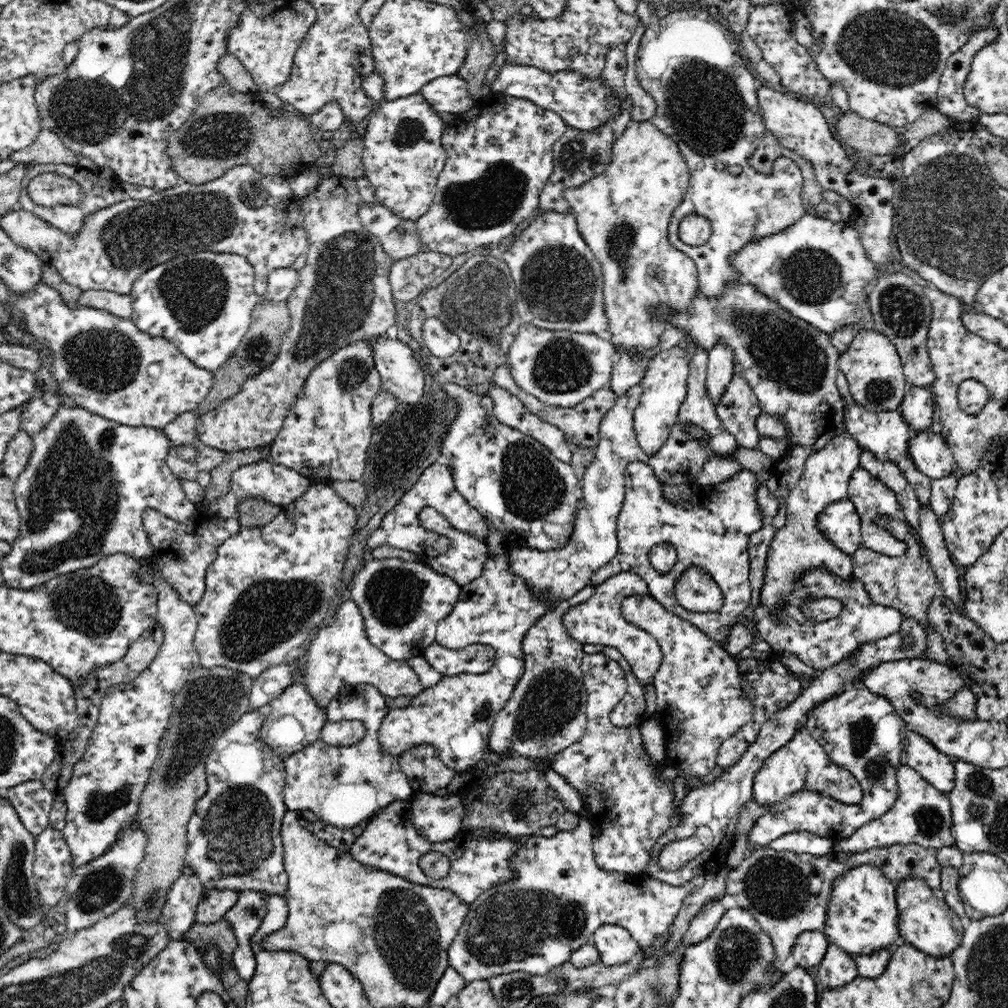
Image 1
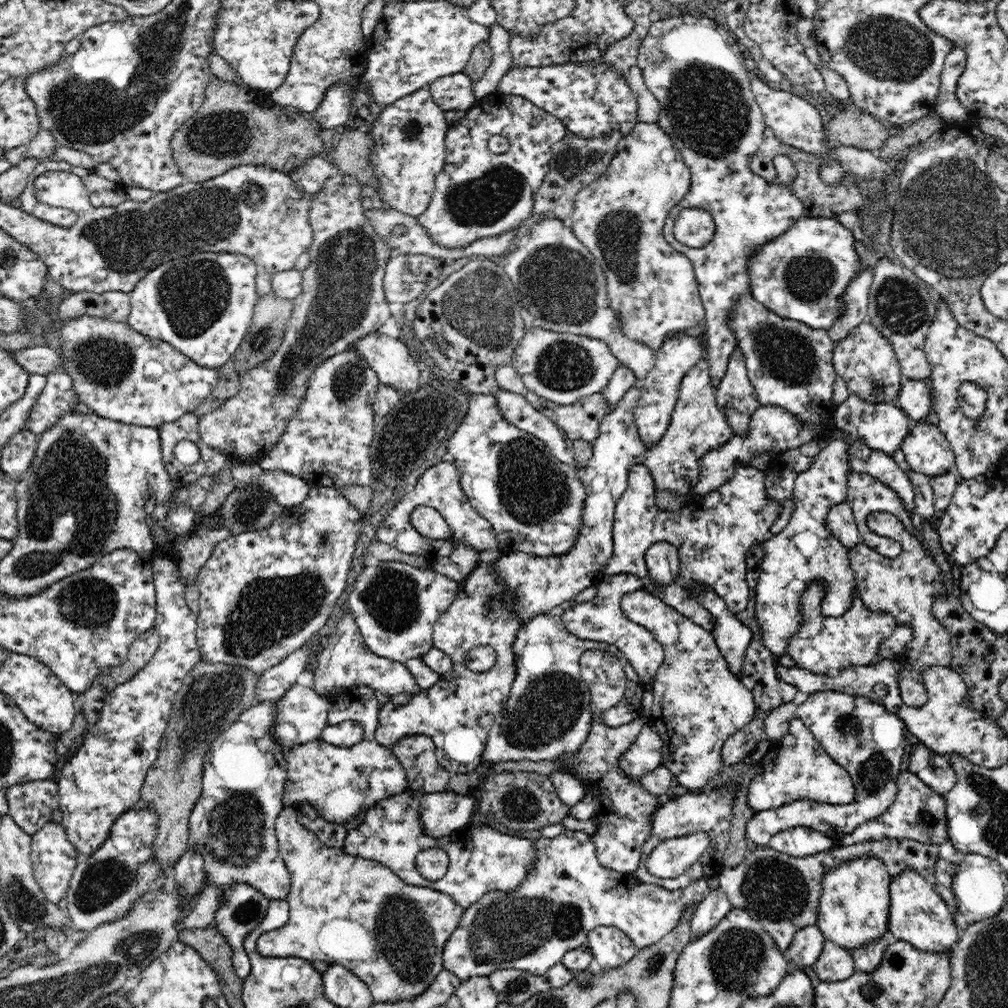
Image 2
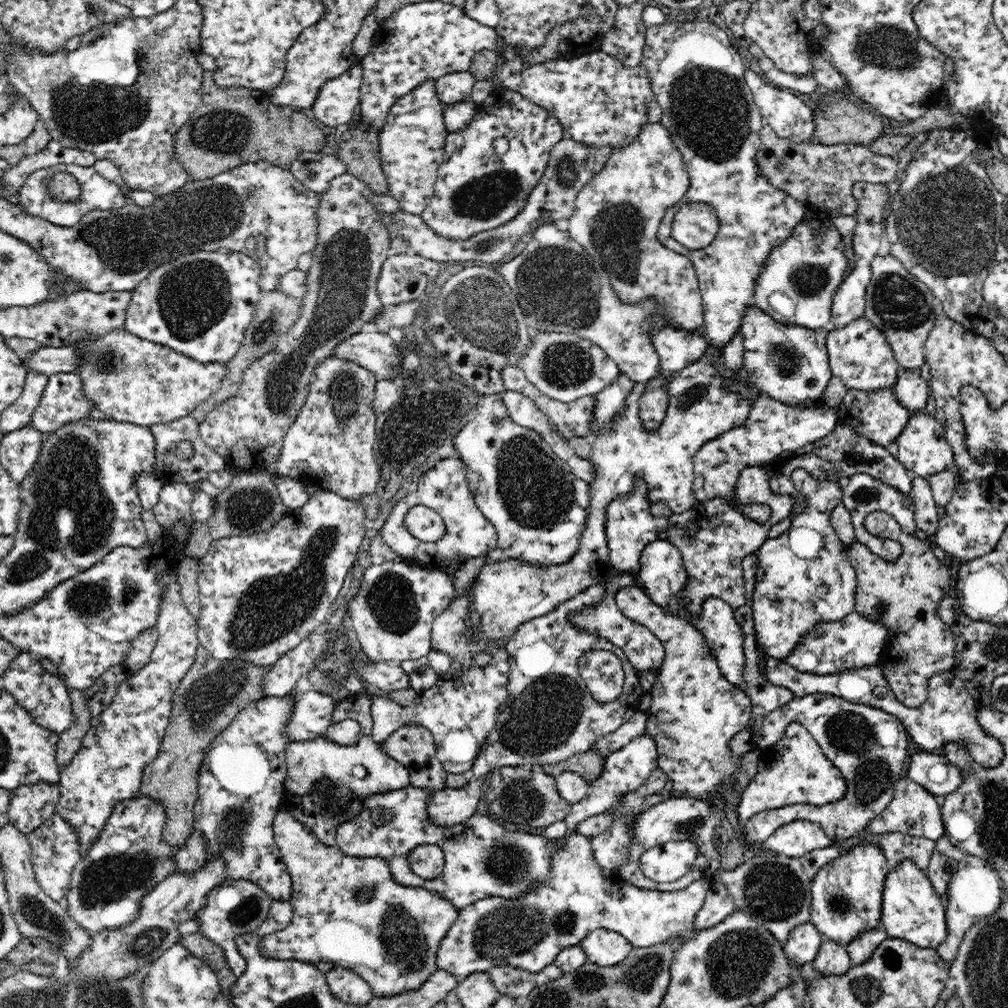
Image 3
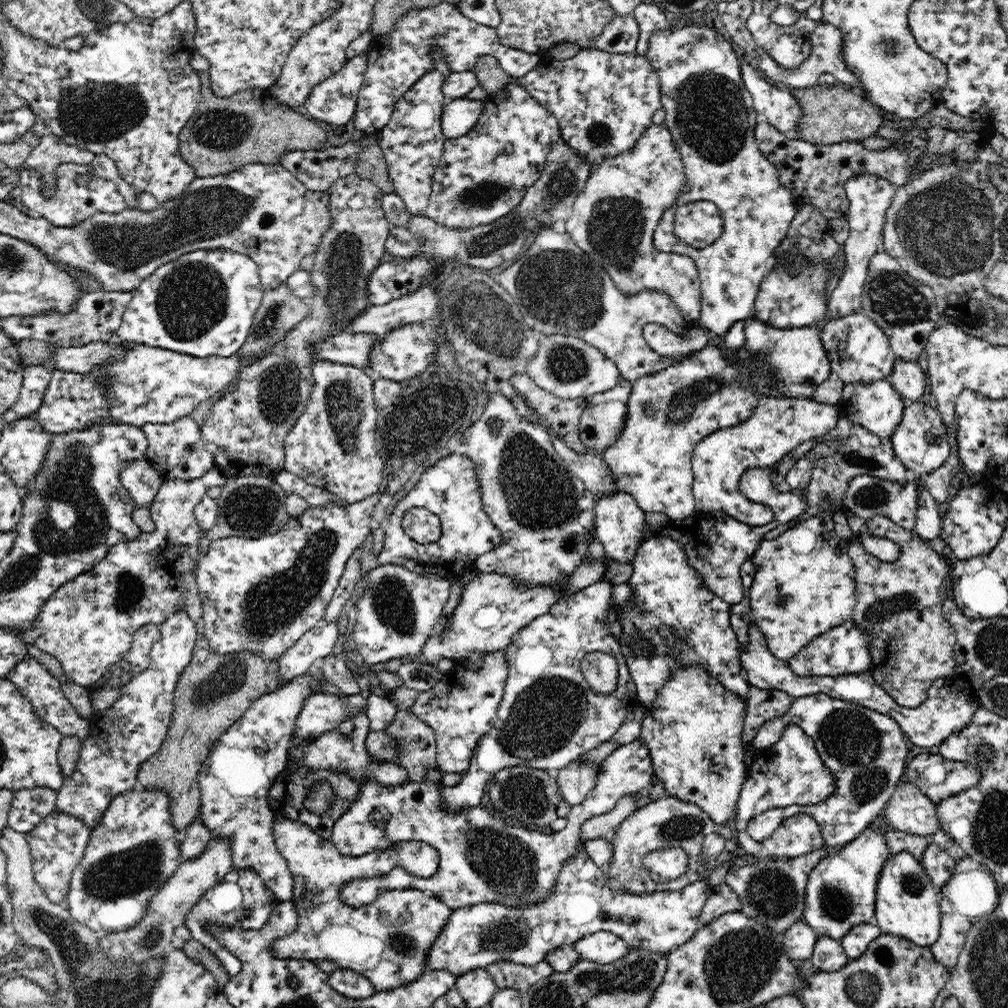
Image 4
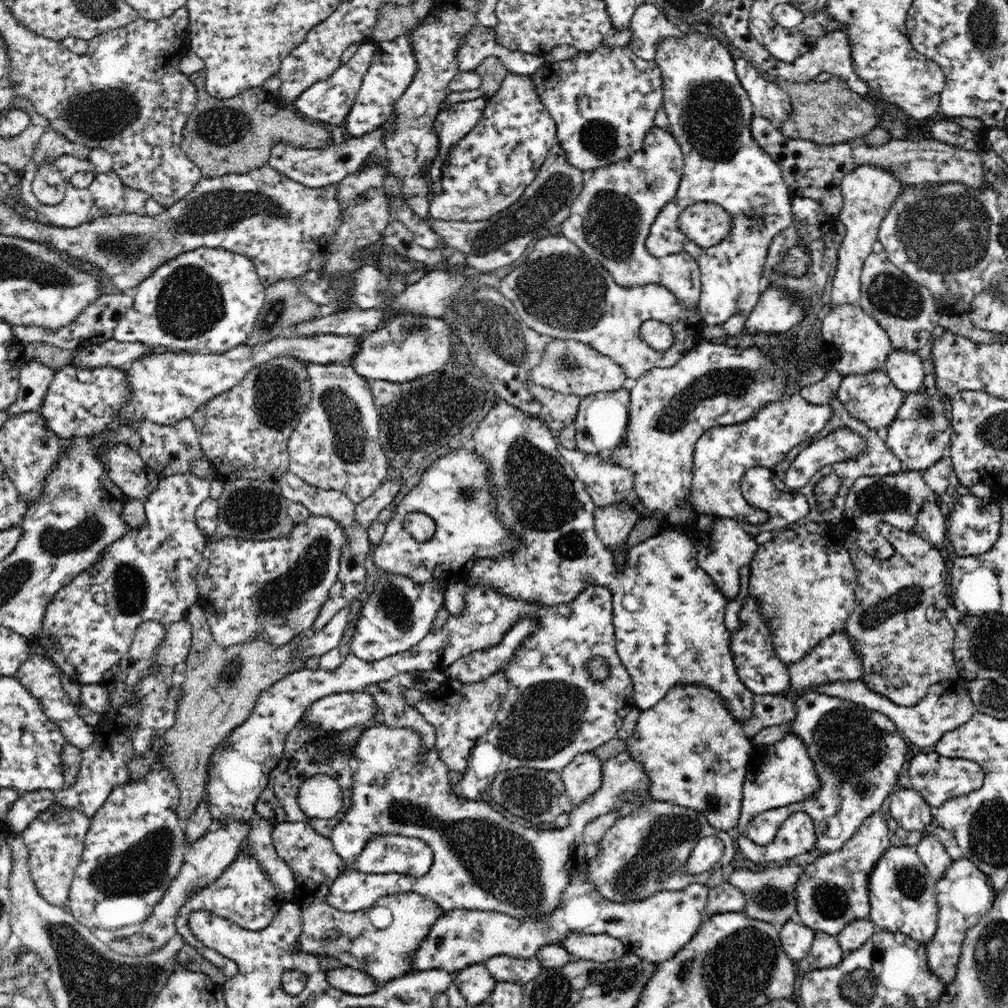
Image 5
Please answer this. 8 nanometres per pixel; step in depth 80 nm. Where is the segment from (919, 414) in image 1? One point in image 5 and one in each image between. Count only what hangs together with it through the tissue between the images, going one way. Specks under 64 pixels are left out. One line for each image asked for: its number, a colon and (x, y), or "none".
2: (915, 396)
3: (912, 389)
4: (908, 378)
5: (906, 369)

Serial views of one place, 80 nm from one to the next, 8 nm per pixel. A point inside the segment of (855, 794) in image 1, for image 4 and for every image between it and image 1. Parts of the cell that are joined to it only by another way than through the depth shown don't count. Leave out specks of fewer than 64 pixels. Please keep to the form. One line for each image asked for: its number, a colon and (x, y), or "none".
2: (795, 768)
3: (793, 771)
4: (790, 772)

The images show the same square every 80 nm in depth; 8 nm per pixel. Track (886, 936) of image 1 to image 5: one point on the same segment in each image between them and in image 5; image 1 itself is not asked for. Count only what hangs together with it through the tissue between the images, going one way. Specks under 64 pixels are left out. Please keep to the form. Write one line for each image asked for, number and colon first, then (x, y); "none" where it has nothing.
2: (853, 909)
3: (847, 893)
4: (841, 890)
5: (833, 891)

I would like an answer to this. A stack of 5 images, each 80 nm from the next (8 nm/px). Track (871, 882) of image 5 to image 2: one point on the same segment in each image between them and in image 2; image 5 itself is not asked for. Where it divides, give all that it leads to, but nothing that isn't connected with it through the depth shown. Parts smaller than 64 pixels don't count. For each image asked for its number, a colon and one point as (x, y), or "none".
2: (918, 914)
3: (912, 910)
4: (907, 903)

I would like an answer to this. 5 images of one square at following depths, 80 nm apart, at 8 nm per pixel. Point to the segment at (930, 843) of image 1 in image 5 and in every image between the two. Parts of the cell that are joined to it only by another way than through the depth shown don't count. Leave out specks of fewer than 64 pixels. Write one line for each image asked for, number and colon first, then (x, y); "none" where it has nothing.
2: (918, 813)
3: (913, 811)
4: (910, 811)
5: (907, 807)

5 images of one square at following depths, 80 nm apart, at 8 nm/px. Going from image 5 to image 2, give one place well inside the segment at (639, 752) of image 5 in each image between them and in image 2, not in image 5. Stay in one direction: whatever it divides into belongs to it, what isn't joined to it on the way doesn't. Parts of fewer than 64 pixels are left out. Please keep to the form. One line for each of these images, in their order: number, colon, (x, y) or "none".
2: (698, 705)
3: (695, 712)
4: (693, 730)

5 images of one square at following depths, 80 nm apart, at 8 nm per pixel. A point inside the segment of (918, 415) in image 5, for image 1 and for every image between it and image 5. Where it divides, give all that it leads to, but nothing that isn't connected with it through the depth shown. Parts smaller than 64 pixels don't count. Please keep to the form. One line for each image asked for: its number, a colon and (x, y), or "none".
1: (931, 455)
2: (925, 450)
3: (922, 447)
4: (920, 441)

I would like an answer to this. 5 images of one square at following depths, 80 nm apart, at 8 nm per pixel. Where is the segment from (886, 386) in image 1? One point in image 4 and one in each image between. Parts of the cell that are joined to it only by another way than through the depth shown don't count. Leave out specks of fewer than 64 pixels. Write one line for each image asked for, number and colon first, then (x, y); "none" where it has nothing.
2: (866, 361)
3: (859, 354)
4: (858, 350)

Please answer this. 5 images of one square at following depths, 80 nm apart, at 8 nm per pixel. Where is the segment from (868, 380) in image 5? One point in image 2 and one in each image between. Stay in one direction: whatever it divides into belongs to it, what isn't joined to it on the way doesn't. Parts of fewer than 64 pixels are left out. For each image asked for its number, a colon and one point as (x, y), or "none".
2: (882, 426)
3: (878, 415)
4: (876, 406)

